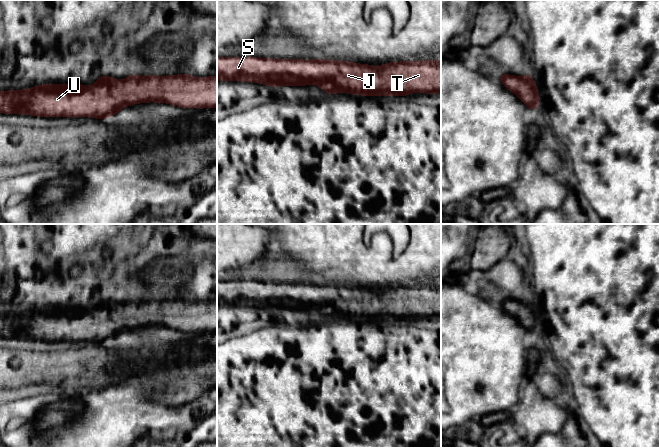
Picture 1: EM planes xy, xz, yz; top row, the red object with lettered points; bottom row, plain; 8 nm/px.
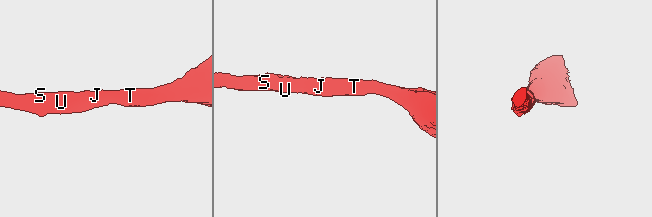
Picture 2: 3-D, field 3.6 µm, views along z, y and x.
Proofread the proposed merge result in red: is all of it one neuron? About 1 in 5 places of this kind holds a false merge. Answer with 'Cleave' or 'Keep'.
Keep

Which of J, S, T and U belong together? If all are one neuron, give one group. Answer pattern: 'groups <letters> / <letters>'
groups J S T U

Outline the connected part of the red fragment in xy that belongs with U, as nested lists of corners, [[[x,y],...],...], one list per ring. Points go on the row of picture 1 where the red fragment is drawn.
[[[131,73],[123,80],[99,76],[91,85],[41,84],[24,90],[0,91],[0,113],[37,117],[89,117],[108,119],[122,108],[138,103],[162,102],[181,108],[217,108],[217,76],[193,77],[183,75],[147,75]]]

